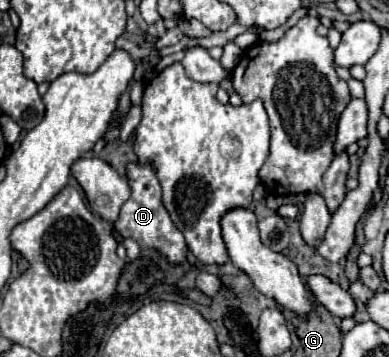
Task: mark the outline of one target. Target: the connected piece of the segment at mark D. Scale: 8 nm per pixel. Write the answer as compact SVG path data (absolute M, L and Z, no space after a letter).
M128 163L126 179L130 185L130 199L122 205L118 219L112 223L122 237L134 239L140 249L156 249L172 265L184 263L184 237L172 223L168 211L162 205L162 187L156 179L152 163Z

